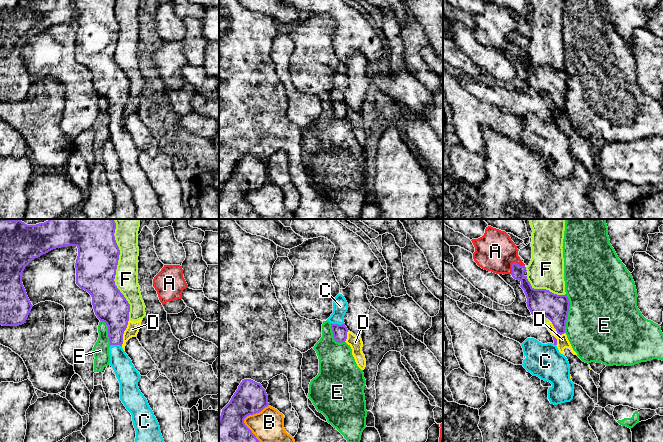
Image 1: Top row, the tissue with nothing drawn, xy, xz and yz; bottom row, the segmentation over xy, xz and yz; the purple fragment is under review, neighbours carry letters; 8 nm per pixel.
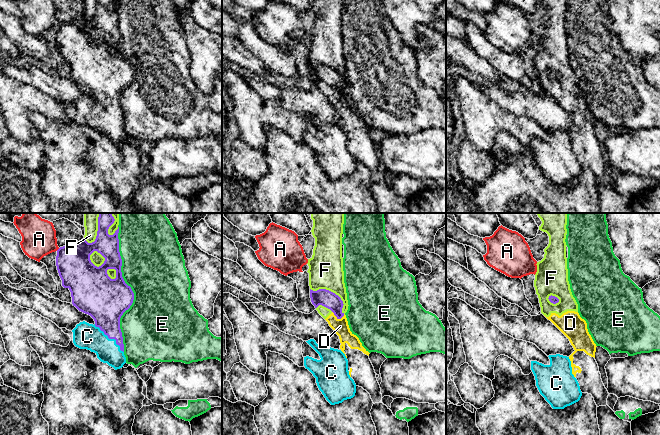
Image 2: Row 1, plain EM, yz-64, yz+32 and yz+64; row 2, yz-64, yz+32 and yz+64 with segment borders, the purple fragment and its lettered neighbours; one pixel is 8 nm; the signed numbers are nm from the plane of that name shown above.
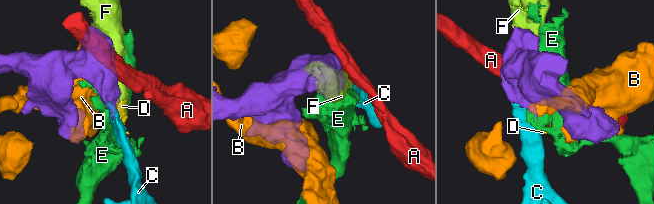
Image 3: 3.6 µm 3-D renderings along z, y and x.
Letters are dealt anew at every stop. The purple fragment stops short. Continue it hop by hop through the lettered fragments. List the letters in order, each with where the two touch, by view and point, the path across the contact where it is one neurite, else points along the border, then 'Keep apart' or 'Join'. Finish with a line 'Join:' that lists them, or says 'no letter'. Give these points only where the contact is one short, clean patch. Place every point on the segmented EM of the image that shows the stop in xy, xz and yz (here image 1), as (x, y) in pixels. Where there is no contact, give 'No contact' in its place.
A: Touches purple at yz (513, 263). Boundary: yz (524, 265), (513, 263), (510, 273). Keep apart
B: Touches purple at xz (245, 417). Keep apart
C: Touches purple at xz (337, 324). Join
D: Touches purple at xy (123, 333). Boundary: xy (129, 320), (121, 345). Keep apart
E: Touches purple at yz (567, 313). Keep apart
F: Touches purple at xy (116, 268). Keep apart
Join: C

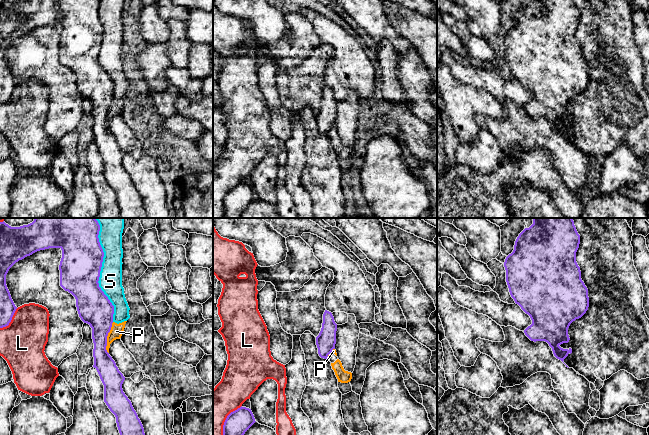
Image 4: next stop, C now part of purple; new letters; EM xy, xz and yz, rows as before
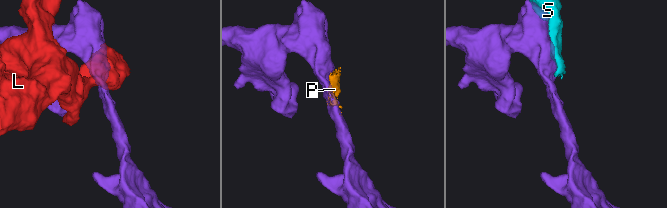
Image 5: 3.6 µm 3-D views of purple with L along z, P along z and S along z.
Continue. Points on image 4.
L: Touches purple at xy (11, 319). Keep apart
P: Touches purple at xy (106, 338). Boundary: xy (113, 322), (107, 336), (106, 351), (108, 353). Keep apart
S: Touches purple at xy (100, 270). Keep apart
Join: no letter

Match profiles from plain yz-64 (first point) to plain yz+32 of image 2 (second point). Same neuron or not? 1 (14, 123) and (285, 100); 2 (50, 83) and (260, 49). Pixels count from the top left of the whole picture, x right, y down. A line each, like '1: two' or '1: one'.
1: two
2: two

